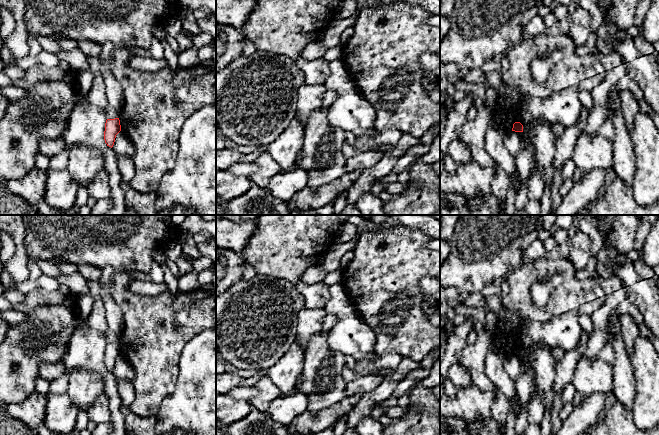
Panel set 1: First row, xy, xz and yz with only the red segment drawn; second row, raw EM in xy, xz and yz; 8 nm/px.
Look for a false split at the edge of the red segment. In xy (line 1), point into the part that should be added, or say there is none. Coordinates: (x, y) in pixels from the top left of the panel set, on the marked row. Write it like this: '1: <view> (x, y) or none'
1: none

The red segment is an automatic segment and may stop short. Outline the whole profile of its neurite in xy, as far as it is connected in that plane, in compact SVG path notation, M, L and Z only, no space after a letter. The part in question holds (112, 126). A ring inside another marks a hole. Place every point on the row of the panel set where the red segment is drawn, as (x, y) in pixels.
M119 118L107 119L105 123L104 140L107 146L113 147L116 135L121 131Z

